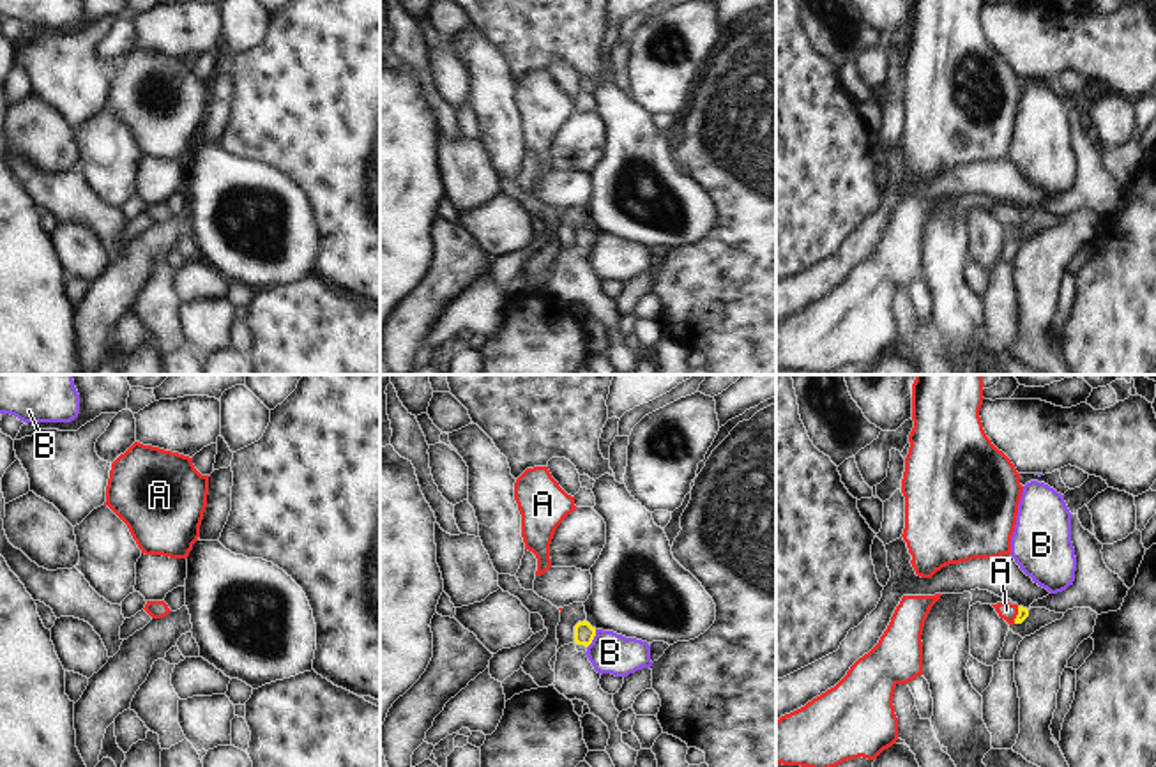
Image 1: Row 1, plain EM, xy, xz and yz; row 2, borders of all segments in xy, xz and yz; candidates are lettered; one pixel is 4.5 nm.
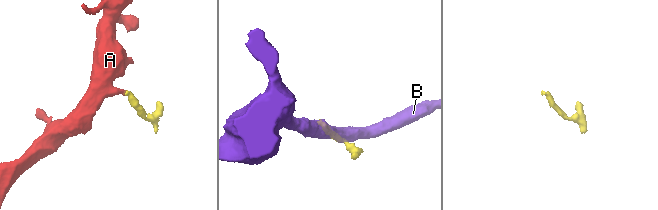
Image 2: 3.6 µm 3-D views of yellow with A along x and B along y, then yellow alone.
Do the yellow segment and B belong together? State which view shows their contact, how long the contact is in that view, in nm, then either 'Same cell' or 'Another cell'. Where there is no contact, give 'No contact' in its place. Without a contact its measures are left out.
Touches yellow in xz. Shared border 100 nm. Another cell

